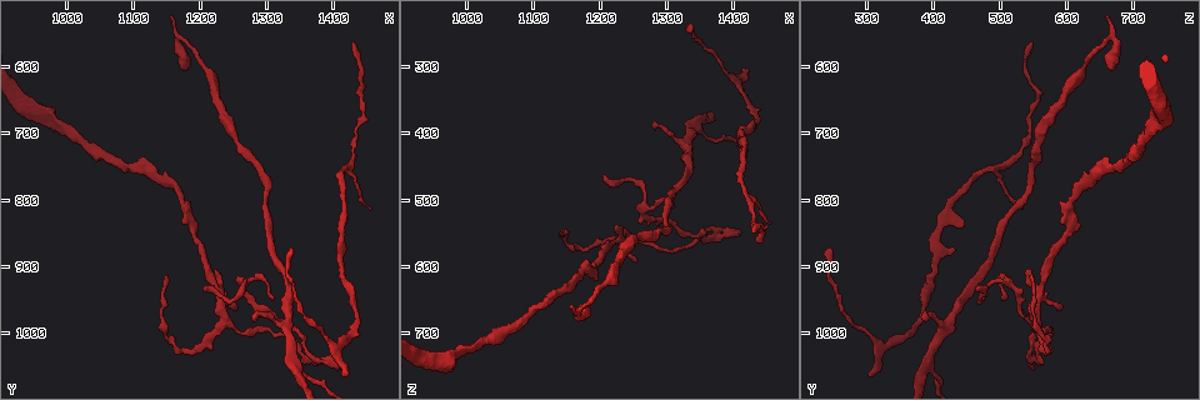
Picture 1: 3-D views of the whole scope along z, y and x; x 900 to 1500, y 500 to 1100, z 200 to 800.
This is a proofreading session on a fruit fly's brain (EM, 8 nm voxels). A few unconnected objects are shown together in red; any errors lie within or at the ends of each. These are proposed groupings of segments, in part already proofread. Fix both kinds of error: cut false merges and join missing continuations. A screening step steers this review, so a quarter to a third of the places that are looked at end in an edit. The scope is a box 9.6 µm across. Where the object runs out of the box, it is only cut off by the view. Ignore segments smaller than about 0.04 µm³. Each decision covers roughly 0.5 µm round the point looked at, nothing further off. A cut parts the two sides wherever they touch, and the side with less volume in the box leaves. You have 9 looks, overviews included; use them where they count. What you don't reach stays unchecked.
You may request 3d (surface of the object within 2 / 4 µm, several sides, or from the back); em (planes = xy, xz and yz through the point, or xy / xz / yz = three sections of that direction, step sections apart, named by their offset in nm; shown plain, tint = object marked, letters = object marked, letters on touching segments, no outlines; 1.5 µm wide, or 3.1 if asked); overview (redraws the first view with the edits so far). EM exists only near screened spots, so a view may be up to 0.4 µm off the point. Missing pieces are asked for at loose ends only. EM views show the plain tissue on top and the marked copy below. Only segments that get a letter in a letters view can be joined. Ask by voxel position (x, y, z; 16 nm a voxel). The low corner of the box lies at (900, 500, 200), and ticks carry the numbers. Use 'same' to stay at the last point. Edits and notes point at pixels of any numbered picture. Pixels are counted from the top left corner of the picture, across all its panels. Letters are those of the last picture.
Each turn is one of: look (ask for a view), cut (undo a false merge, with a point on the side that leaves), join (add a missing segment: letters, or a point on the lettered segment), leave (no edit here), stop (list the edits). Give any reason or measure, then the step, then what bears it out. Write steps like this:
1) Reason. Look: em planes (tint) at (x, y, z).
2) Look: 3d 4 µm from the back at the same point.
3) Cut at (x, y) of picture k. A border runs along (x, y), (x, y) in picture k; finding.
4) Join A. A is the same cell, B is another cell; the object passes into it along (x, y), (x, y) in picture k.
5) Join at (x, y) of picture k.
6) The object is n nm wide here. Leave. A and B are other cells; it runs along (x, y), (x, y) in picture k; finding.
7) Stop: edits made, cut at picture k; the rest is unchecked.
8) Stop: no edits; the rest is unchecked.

Thin end. Look: em xz step 8 (letters) at (1410, 1055, 550).

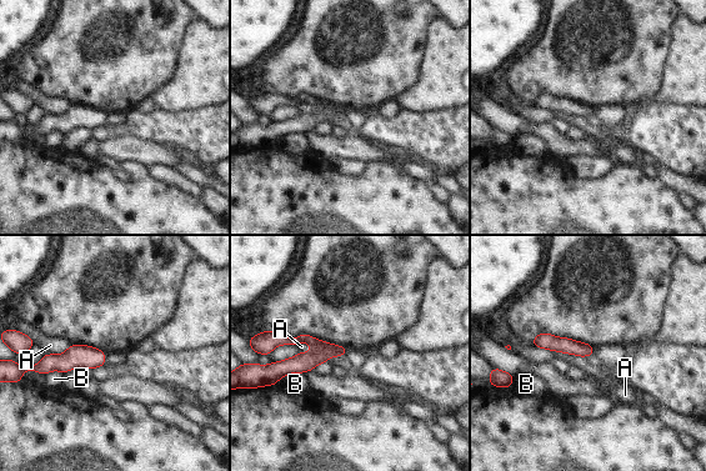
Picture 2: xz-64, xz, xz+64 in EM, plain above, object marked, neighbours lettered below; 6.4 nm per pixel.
Look: em xy step 8 (letters) at the same point.

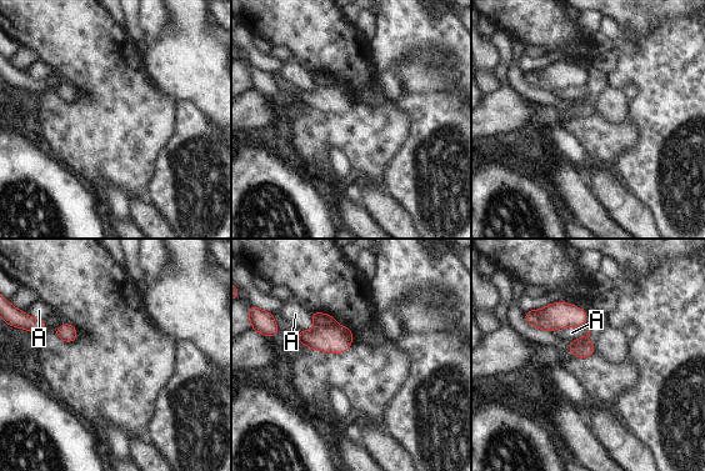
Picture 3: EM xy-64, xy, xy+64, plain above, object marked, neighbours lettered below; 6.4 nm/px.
The object is 120 nm wide here. Cut at (335, 339) of picture 3. A is another cell; a border runs along (314, 324), (319, 326), (338, 326) in picture 3; two neurons meet here.

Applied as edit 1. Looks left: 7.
Thin end. Look: em yz step 8 (letters) at (1335, 875, 245).

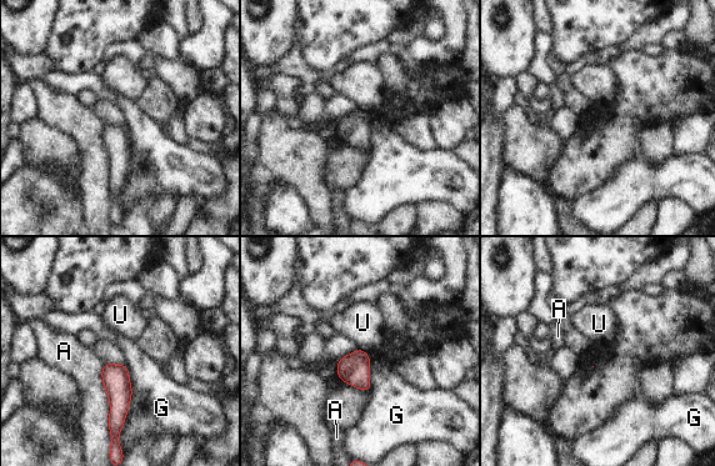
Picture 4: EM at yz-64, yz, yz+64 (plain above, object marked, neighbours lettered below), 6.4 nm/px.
Another direction. Look: em planes (letters) at the same point.

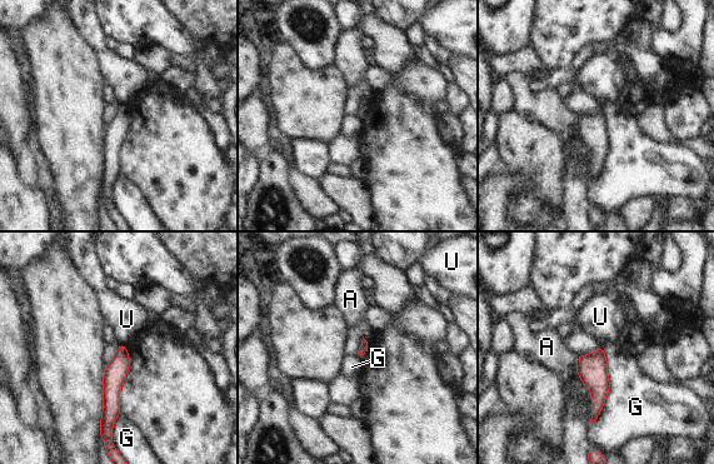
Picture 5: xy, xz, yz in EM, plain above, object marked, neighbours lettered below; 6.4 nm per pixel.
The object is 60 nm wide here; the longest contact is with G, 500 nm. Leave. A, G and U are other cells; none of them fits.

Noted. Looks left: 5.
Free end. Look: em yz step 4 (tint) at (1285, 985, 390).

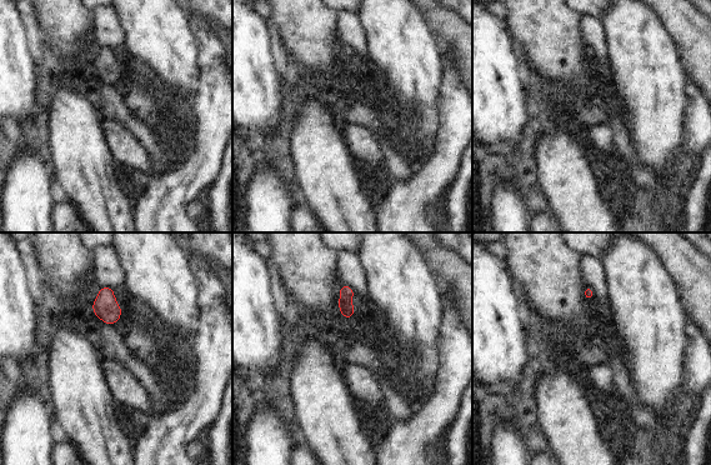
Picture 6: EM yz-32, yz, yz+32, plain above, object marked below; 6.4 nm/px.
Look: em planes (letters) at the same point.

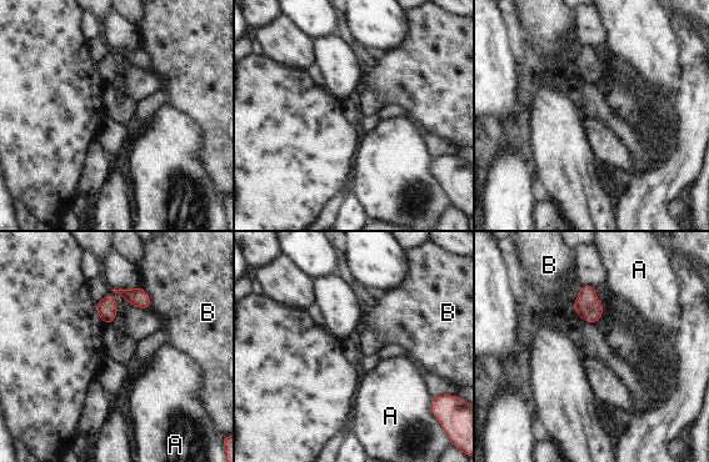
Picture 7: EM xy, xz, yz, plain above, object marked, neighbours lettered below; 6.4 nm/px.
The object is 130 nm wide here. Leave. A and B are other cells; a border runs along (139, 287), (150, 301), (148, 309) in picture 7; no lettered segment goes on from it.

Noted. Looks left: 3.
Stop: edits made, cut at picture 3; the rest is unchecked.

